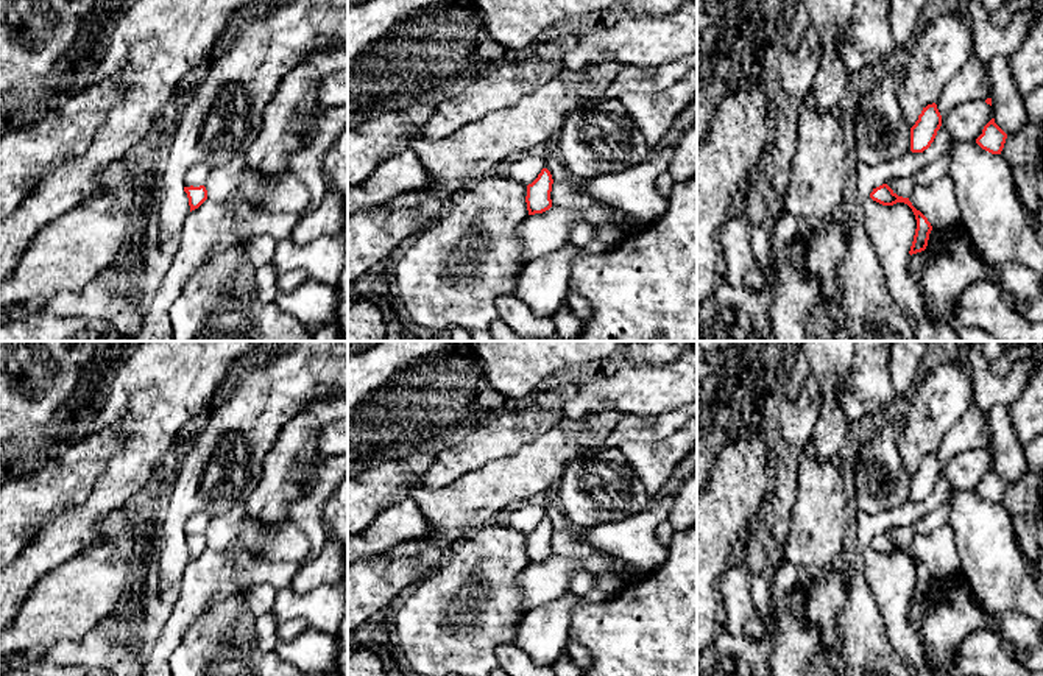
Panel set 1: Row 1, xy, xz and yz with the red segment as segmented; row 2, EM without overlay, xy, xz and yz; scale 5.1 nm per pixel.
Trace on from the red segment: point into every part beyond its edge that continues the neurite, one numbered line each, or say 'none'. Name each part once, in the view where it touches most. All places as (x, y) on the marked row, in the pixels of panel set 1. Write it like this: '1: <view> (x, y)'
none

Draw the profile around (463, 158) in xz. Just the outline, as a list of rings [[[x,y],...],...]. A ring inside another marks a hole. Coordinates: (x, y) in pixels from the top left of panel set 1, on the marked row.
[[[611,61],[589,65],[578,72],[564,69],[532,93],[524,95],[514,106],[494,111],[476,121],[466,123],[443,139],[415,139],[413,151],[430,178],[430,184],[423,190],[429,196],[437,193],[440,199],[446,199],[457,190],[483,179],[493,165],[507,160],[510,156],[521,156],[536,145],[552,143],[564,126],[566,118],[586,103],[599,98],[620,67],[622,64]]]

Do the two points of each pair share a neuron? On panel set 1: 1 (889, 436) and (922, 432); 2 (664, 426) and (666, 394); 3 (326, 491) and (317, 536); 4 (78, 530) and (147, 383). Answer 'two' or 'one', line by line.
1: two
2: two
3: one
4: one

